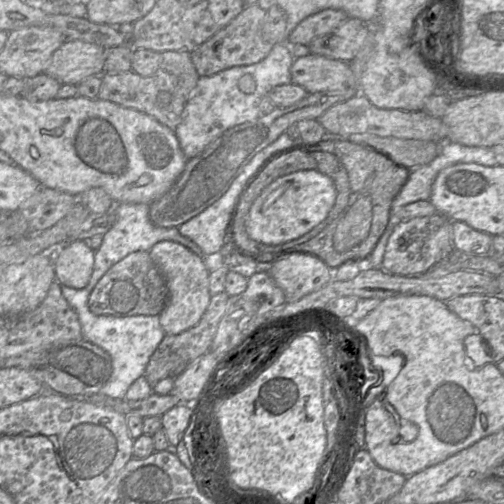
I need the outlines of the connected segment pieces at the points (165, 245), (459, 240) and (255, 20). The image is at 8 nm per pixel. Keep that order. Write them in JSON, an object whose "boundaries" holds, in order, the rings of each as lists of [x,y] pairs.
{"boundaries":[[[[160,241],[149,255],[164,276],[167,284],[167,304],[159,314],[160,325],[166,335],[177,335],[196,326],[204,315],[211,296],[209,271],[203,258],[173,241]]],[[[463,221],[452,222],[454,249],[468,254],[486,255],[492,252],[492,236],[469,226]]],[[[257,3],[245,6],[224,28],[190,52],[198,75],[211,76],[234,66],[251,65],[266,58],[273,48],[273,45],[262,37],[262,24],[266,12]]]]}

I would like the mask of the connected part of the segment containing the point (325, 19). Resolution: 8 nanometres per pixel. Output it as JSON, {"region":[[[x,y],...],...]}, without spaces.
{"region":[[[324,9],[303,19],[290,33],[287,43],[290,45],[308,45],[314,38],[332,32],[341,25],[348,15],[340,9]]]}

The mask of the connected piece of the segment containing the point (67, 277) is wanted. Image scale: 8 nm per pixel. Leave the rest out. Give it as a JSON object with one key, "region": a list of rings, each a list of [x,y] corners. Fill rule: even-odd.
{"region":[[[83,240],[62,245],[54,256],[55,280],[74,289],[87,286],[93,272],[95,252]]]}

